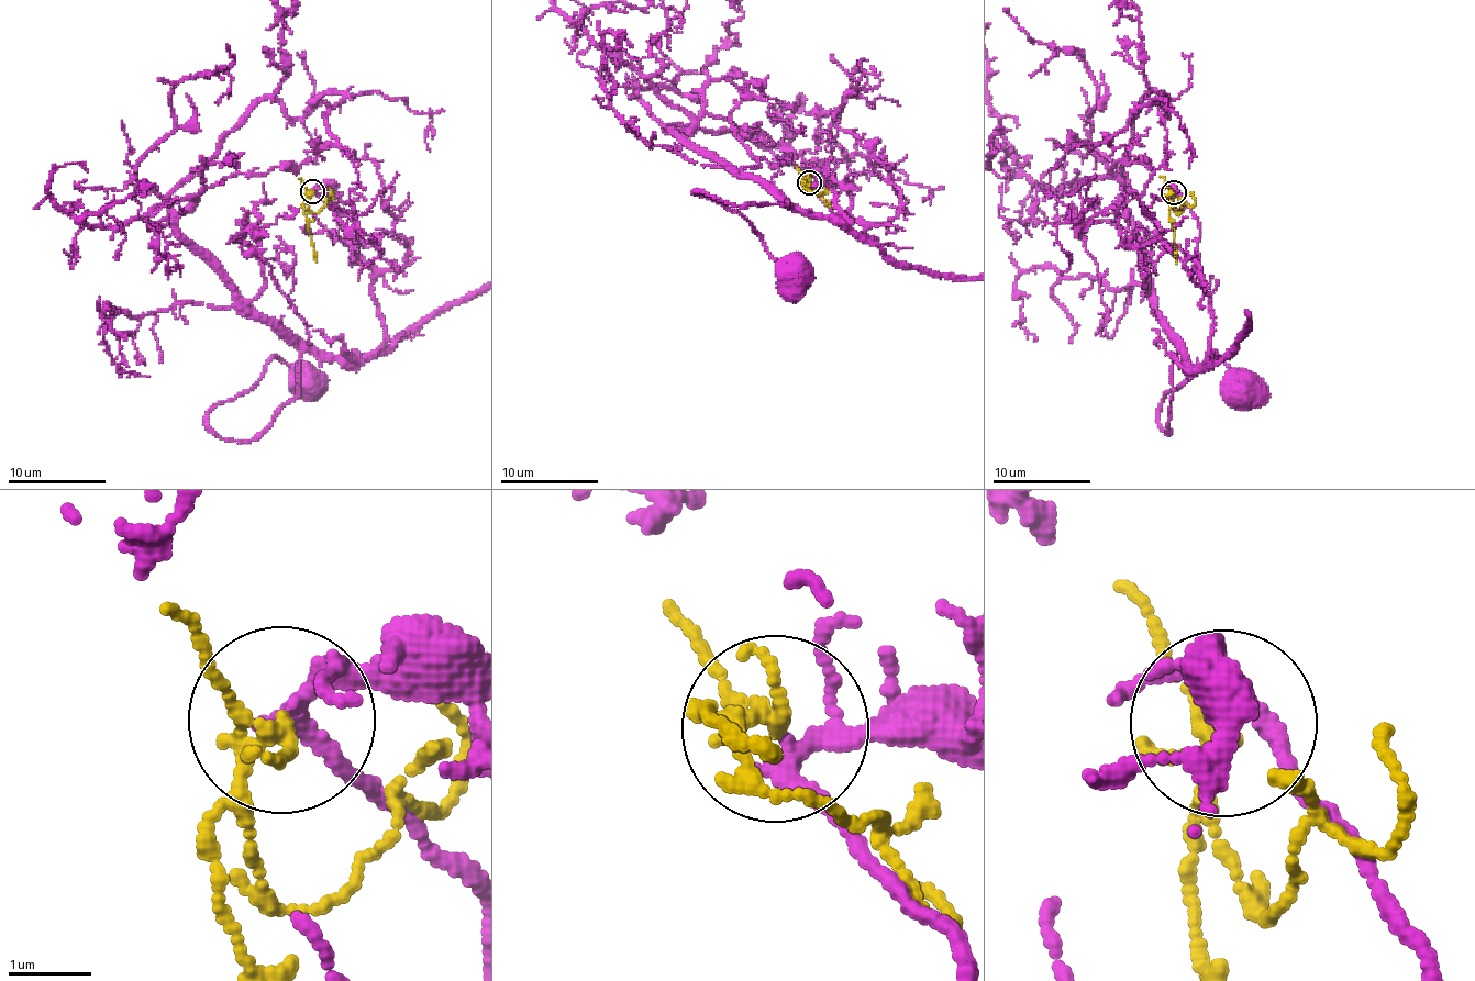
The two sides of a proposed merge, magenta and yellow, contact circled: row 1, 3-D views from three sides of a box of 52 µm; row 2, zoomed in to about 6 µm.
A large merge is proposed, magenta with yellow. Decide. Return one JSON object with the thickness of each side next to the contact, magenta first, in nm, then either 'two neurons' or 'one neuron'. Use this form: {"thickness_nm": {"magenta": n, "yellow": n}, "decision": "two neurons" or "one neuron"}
{"thickness_nm": {"magenta": 190, "yellow": 140}, "decision": "one neuron"}

